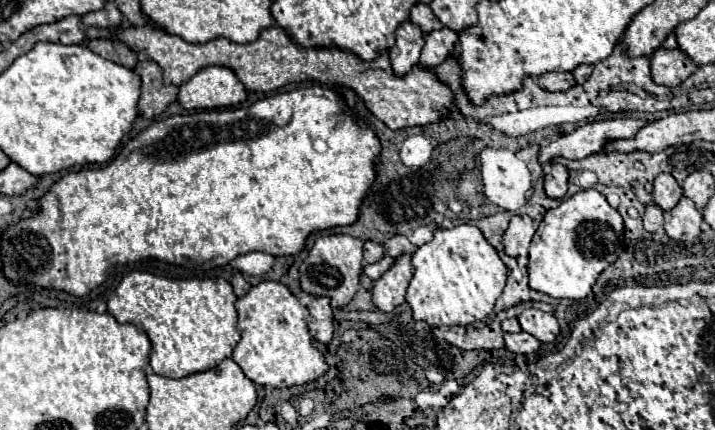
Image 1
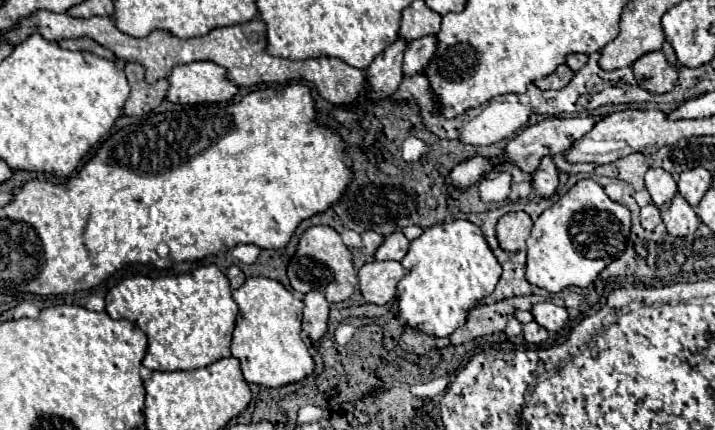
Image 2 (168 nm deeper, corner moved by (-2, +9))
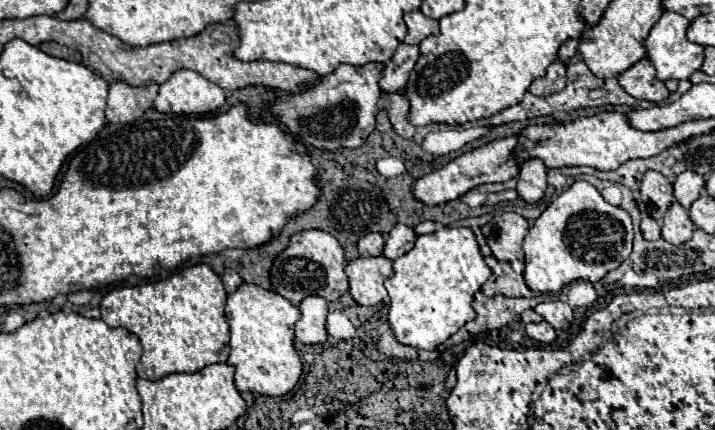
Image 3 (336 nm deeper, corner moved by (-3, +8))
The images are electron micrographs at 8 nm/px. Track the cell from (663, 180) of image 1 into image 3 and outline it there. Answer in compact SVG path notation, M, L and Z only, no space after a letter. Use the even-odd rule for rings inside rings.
M647 171L641 183L641 201L647 209L647 213L655 219L661 221L669 205L673 203L673 185L657 171Z

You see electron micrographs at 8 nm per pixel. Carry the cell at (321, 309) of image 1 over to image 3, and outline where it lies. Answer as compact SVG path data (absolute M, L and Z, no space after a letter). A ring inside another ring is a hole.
M319 295L305 297L299 303L301 317L295 323L295 339L305 345L323 345L327 341L325 317L327 317L327 301Z

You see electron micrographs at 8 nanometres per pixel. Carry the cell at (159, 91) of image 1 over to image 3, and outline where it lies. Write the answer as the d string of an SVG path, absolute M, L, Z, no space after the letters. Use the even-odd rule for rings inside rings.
M111 83L109 97L105 107L107 123L133 123L147 109L153 107L153 99L157 95L157 85L131 87L127 83Z

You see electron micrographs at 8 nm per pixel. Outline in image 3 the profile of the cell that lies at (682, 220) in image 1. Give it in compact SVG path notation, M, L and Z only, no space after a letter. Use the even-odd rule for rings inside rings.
M677 201L671 203L669 211L663 217L663 227L661 227L661 237L673 245L683 245L691 239L693 235L693 221L689 219L687 209L683 209Z

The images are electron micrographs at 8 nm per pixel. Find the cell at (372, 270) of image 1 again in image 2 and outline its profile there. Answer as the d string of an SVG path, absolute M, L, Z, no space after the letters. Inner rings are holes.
M394 232L388 238L384 238L382 246L374 254L374 260L378 260L378 262L382 262L382 260L398 260L400 262L406 256L408 246L410 246L410 242L406 240L406 236L402 232Z

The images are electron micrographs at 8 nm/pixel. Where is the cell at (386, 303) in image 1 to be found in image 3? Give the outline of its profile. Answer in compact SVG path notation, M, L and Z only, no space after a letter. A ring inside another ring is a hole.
M359 257L345 265L349 293L357 305L377 305L389 299L383 281L393 275L393 261L381 257Z

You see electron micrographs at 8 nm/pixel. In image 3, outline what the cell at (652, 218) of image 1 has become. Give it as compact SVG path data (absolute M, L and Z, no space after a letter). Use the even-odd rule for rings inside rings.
M645 215L641 219L641 231L643 231L643 237L647 241L657 241L661 237L661 227L655 219L649 219L649 215Z

